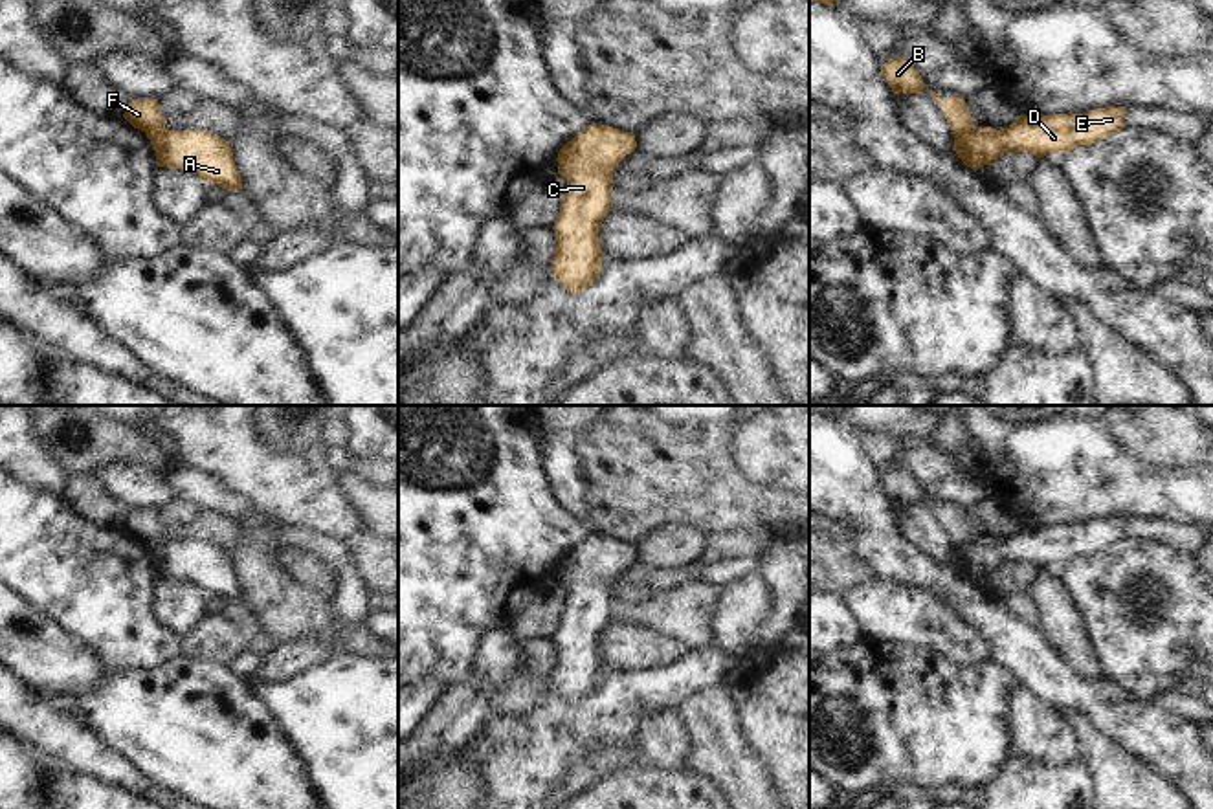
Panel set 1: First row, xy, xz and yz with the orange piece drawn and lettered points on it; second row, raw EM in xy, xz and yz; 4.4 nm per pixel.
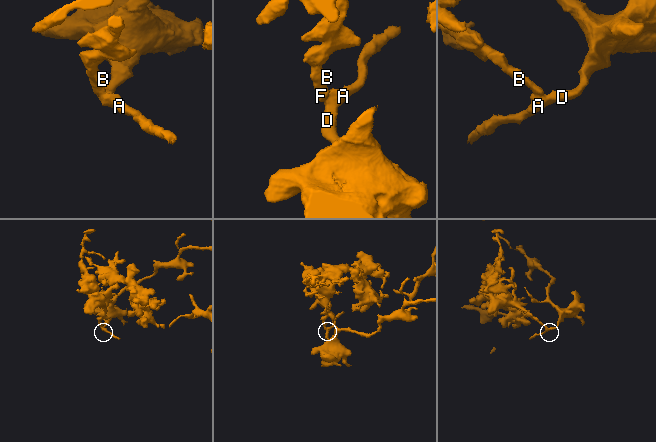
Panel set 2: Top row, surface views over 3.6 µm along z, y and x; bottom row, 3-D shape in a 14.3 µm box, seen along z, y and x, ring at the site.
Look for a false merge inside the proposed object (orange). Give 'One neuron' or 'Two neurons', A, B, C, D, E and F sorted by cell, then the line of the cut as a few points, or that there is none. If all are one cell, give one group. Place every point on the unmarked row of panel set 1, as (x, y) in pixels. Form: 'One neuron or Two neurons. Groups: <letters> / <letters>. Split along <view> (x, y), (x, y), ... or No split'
Two neurons. Groups: A C D E / B F. Split along yz (973, 538), (955, 549).

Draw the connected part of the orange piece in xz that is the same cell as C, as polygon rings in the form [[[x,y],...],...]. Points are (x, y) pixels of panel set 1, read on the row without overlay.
[[[591,534],[578,543],[569,565],[560,572],[558,585],[567,591],[563,615],[552,637],[556,644],[556,662],[552,666],[552,688],[569,703],[582,704],[598,688],[604,664],[598,651],[600,635],[611,622],[611,591],[618,574],[637,560],[633,543],[624,543],[607,536]]]

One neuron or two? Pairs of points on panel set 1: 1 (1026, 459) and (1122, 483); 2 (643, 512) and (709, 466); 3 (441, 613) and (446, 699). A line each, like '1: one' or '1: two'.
1: one
2: one
3: two

